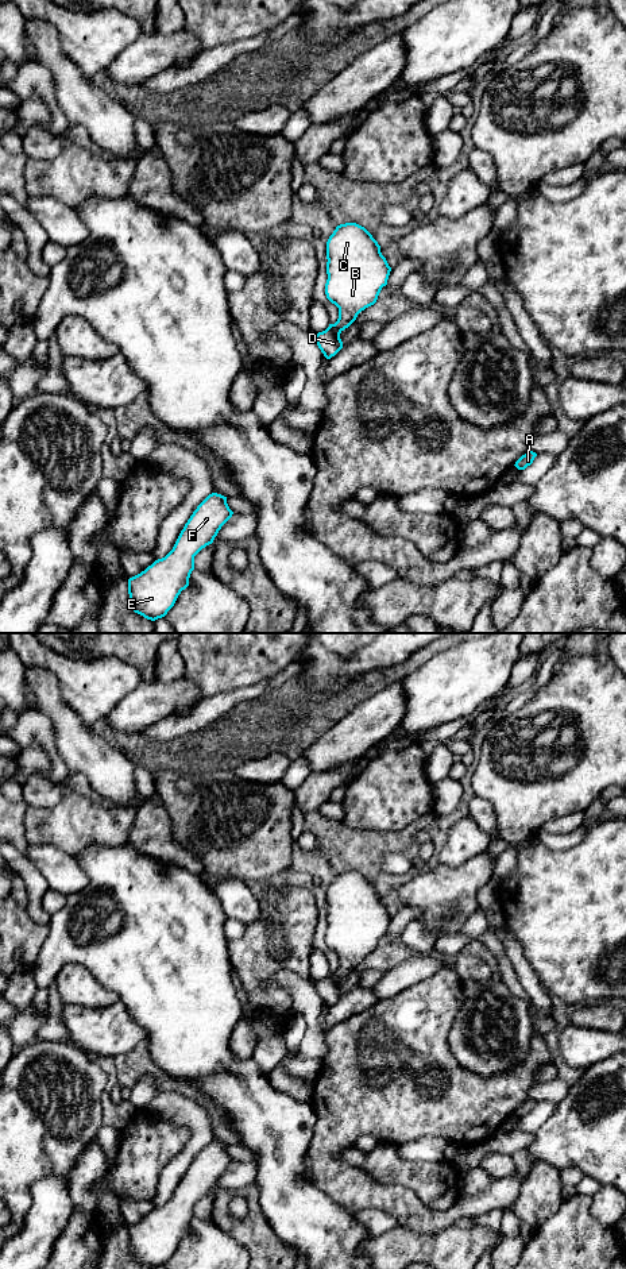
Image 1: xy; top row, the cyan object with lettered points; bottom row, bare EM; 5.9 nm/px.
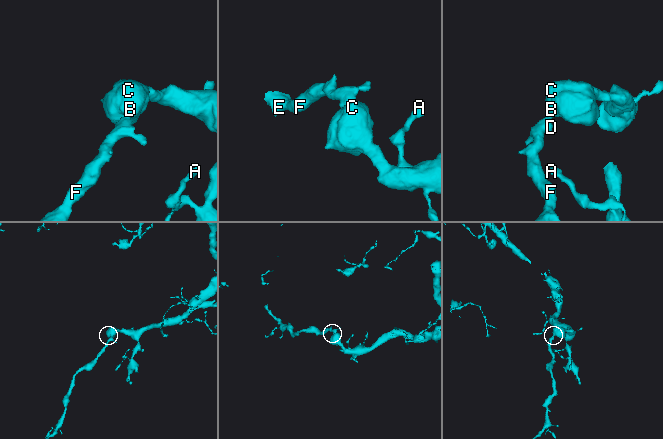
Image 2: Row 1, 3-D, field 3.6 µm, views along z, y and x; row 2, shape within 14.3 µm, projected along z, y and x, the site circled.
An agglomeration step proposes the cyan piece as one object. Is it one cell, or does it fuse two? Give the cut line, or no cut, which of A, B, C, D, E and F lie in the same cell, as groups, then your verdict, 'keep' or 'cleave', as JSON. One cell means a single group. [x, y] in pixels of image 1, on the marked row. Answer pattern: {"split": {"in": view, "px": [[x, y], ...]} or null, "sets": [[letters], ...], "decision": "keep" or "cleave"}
{"split": null, "sets": [["A", "B", "C", "D", "E", "F"]], "decision": "keep"}

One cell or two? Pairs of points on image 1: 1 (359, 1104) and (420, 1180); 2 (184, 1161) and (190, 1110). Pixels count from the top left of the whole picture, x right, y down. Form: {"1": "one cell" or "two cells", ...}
{"1": "two cells", "2": "one cell"}

